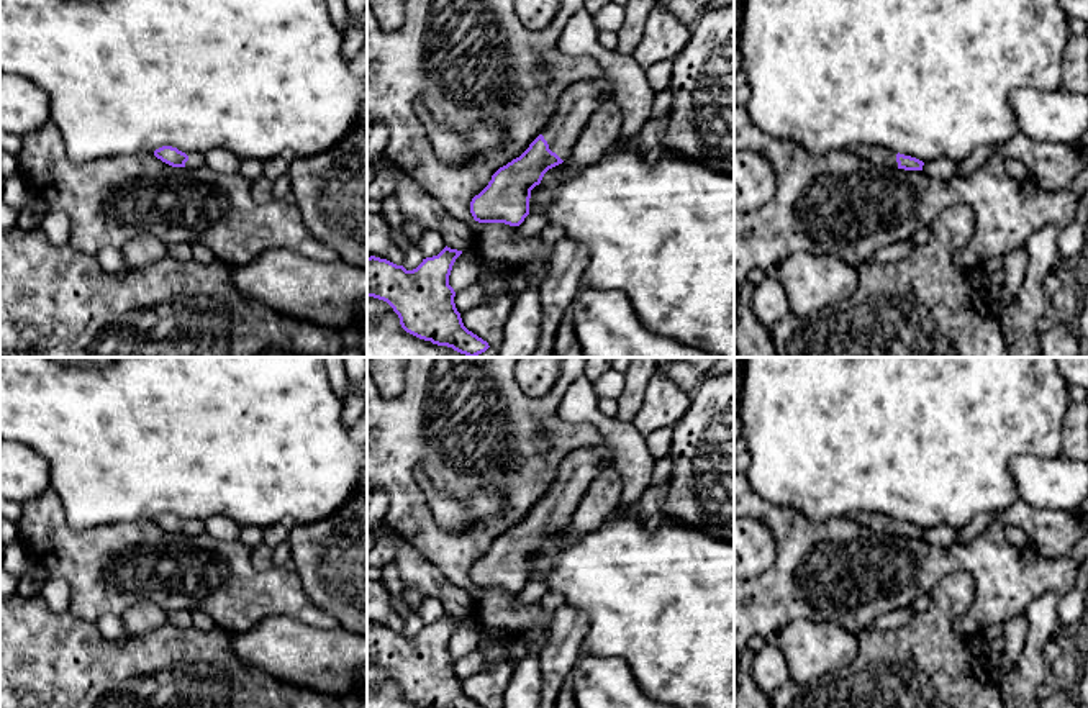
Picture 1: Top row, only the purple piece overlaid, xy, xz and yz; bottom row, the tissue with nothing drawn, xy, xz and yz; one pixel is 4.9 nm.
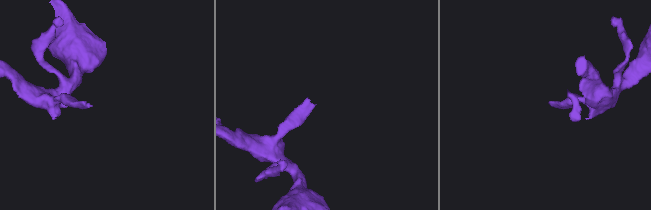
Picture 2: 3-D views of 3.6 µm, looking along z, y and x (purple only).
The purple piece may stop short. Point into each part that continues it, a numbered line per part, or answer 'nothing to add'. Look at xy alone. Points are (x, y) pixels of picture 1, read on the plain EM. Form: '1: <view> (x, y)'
1: xy (195, 526)

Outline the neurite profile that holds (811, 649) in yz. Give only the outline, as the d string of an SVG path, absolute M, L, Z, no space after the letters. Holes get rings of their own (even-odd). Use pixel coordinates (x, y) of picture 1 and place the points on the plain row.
M795 620L777 631L791 680L806 683L847 665L857 654L857 634L842 626Z

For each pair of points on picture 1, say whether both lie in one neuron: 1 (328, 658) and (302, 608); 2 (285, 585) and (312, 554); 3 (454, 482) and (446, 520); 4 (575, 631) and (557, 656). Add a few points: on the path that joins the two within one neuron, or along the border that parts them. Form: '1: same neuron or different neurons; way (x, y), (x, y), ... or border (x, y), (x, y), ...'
1: different neurons; border (272, 615), (287, 615), (320, 628), (338, 626)
2: different neurons; border (290, 567), (297, 574), (307, 597), (317, 605)
3: different neurons; border (421, 471), (459, 499), (489, 490)
4: same neuron; way (569, 638), (562, 649)

